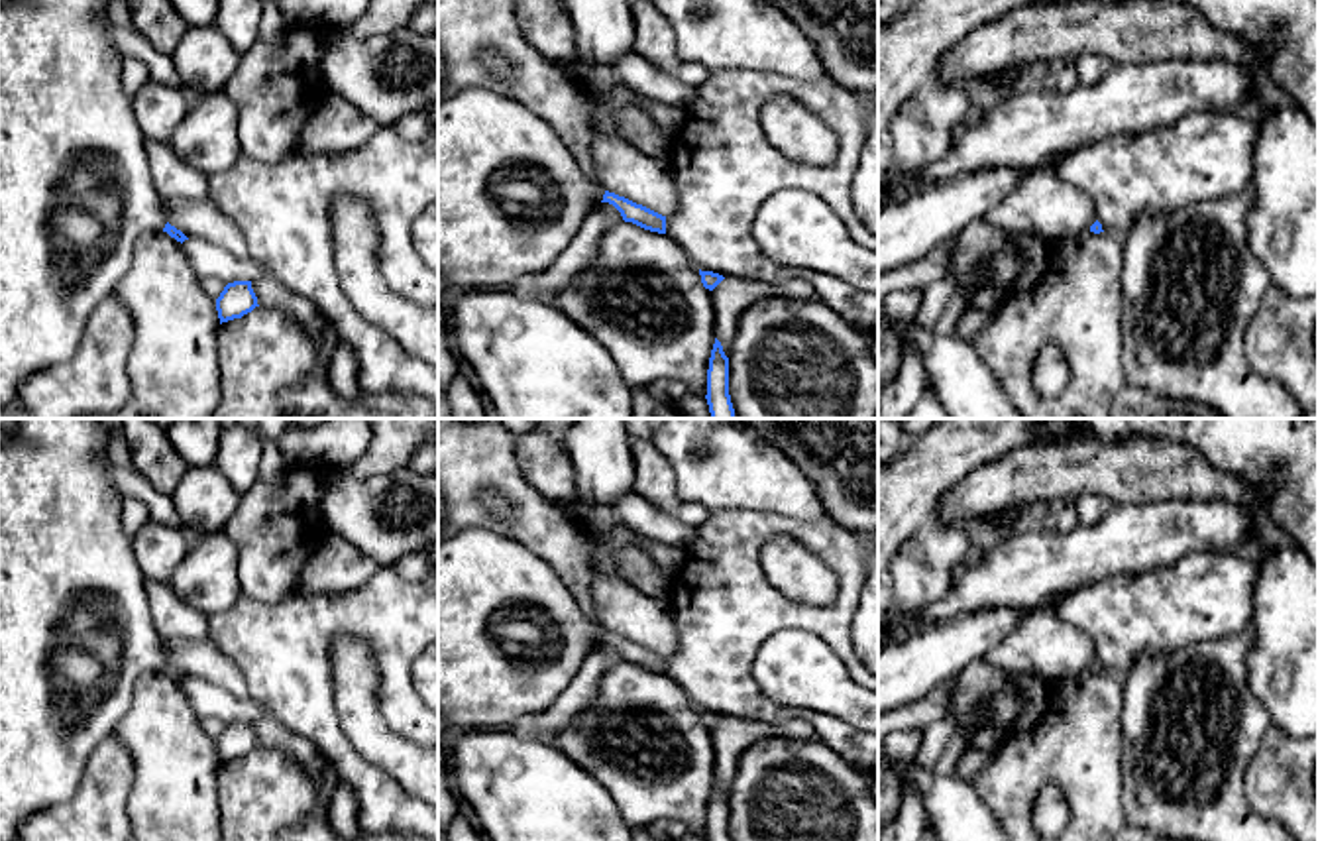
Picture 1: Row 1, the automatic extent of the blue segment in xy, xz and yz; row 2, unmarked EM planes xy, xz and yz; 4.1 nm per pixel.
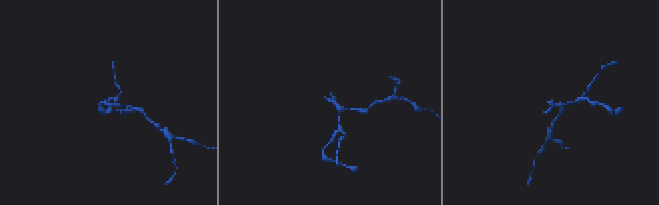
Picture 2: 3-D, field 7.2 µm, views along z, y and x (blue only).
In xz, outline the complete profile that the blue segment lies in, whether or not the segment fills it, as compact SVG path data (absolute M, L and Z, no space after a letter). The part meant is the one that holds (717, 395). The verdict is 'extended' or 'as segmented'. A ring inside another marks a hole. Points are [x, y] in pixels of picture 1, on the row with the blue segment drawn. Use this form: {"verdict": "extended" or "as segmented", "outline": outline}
{"verdict": "as segmented", "outline": "M717 338L709 358L705 399L711 419L735 419L735 409L729 395L729 358Z"}

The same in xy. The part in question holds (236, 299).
{"verdict": "as segmented", "outline": "M234 281L224 287L220 297L216 299L216 310L220 324L242 318L251 312L257 305L257 297L251 289L251 281Z"}

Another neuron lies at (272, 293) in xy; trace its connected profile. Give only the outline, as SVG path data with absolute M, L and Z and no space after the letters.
M269 275L253 279L251 289L257 297L259 307L279 308L281 312L295 318L306 332L322 338L326 316L310 299L302 297L297 291L291 291Z

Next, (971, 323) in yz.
M996 308L992 310L966 310L959 316L955 334L966 342L974 342L980 330L988 326L988 322L994 318Z

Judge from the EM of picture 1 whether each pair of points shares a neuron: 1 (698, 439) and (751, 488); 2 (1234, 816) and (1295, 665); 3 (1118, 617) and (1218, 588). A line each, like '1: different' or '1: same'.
1: same
2: different
3: same

